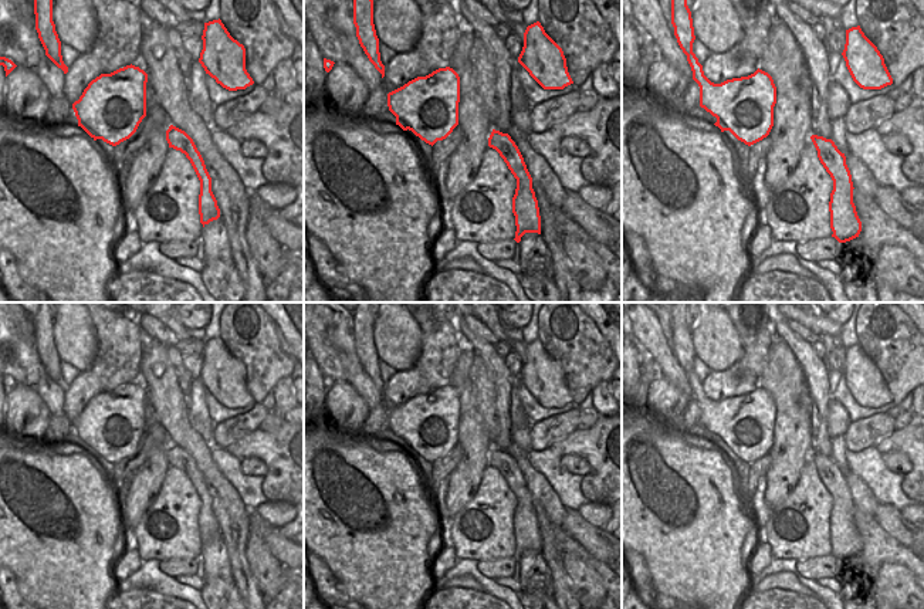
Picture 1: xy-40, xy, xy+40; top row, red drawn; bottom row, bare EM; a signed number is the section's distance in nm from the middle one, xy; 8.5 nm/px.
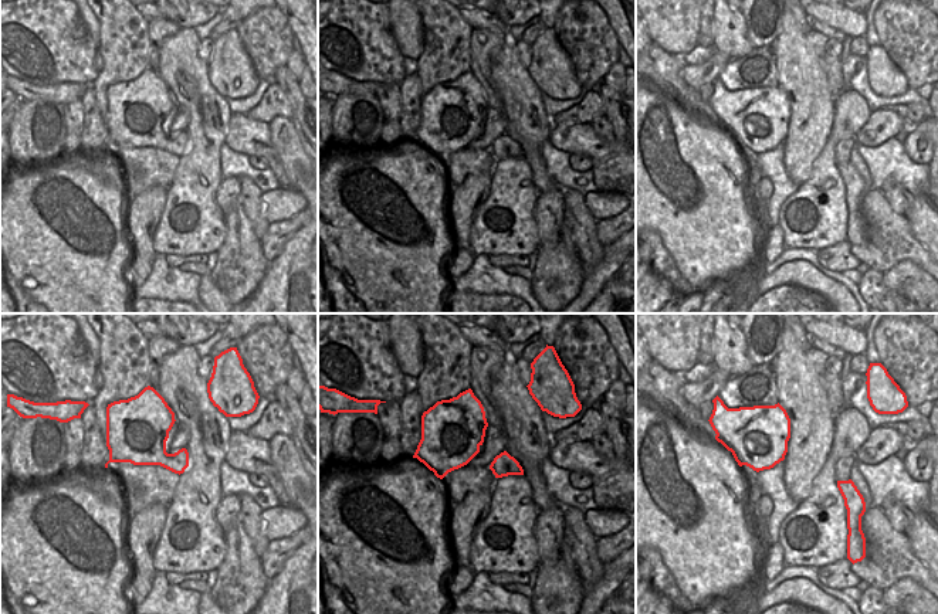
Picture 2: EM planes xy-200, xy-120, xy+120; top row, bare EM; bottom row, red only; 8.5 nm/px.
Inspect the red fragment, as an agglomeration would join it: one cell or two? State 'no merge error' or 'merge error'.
no merge error

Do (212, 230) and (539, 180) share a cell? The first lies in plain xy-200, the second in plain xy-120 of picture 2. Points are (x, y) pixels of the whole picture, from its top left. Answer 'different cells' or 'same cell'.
different cells

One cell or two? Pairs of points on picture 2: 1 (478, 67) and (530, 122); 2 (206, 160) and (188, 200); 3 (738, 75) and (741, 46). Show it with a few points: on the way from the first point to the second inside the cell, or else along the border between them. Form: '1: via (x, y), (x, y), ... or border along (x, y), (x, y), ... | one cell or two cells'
1: border along (500, 50), (491, 67), (491, 81), (504, 111) | two cells
2: via (199, 170), (193, 190) | one cell
3: border along (754, 48), (738, 58), (730, 60) | two cells

